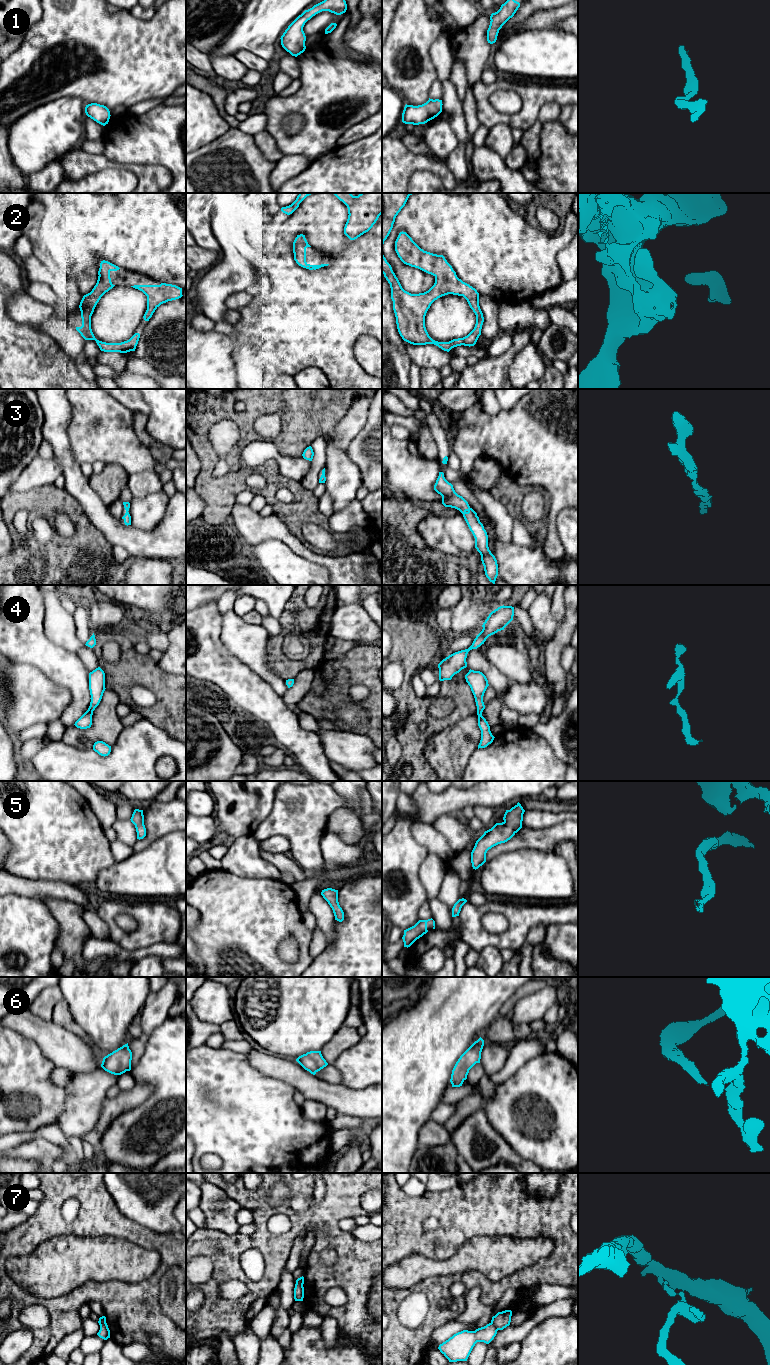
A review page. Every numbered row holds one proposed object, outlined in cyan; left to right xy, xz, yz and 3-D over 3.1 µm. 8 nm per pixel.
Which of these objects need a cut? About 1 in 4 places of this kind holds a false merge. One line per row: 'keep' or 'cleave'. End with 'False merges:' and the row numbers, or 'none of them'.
1: keep
2: keep
3: keep
4: keep
5: keep
6: keep
7: cleave
False merges: 7

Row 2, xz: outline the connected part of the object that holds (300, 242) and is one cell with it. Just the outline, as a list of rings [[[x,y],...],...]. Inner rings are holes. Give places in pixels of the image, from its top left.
[[[300,234],[297,235],[293,242],[293,253],[294,253],[294,260],[296,263],[306,269],[309,270],[316,270],[324,266],[328,266],[329,264],[321,264],[321,265],[310,265],[306,262],[306,248],[311,247],[306,238],[305,235]]]

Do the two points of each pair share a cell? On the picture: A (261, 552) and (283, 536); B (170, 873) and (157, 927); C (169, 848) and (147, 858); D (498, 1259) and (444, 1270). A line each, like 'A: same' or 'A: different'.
A: different
B: different
C: same
D: same

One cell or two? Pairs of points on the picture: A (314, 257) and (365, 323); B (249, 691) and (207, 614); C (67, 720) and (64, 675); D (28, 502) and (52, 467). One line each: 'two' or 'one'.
A: two
B: one
C: one
D: two

